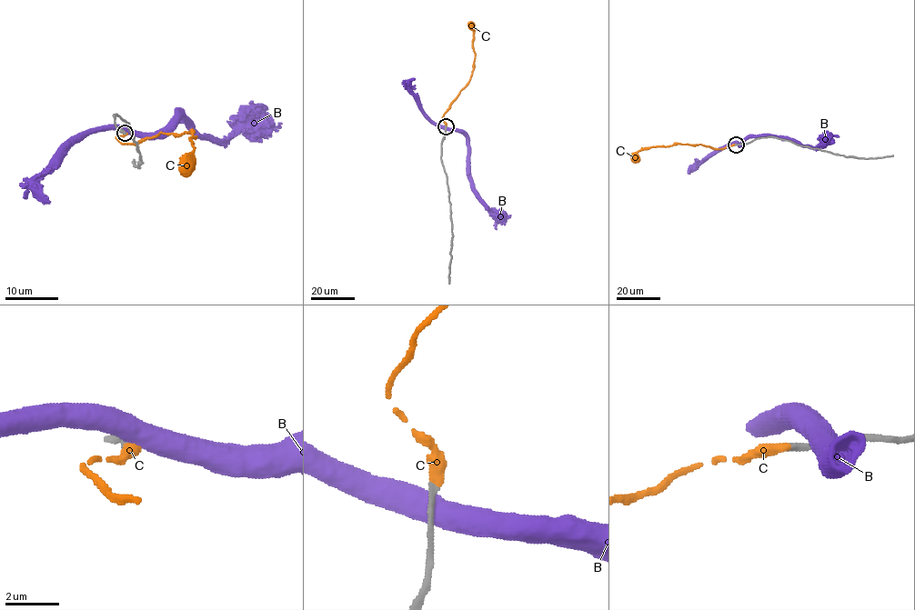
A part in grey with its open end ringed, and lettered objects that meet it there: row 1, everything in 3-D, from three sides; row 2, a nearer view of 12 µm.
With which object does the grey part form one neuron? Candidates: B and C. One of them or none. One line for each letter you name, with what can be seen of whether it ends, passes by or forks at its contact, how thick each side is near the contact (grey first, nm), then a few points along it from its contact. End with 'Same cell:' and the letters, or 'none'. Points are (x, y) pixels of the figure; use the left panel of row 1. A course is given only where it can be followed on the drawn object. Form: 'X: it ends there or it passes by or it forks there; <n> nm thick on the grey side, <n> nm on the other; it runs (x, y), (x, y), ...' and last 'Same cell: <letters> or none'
C: it ends there; 240 nm thick on the grey side, 440 nm on the other; it runs (125, 134), (115, 136), (135, 144), (160, 132), (191, 131), (196, 137), (183, 160), (186, 164)
Same cell: C

